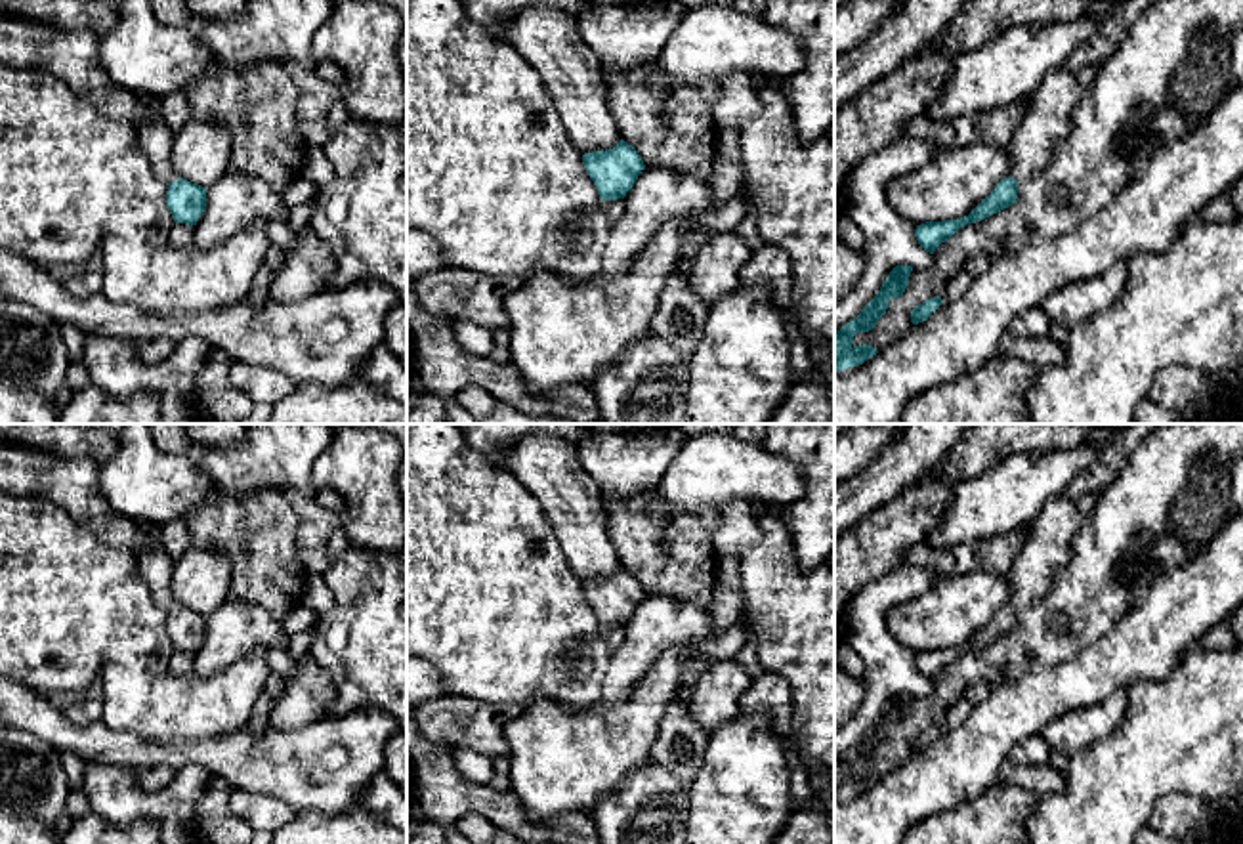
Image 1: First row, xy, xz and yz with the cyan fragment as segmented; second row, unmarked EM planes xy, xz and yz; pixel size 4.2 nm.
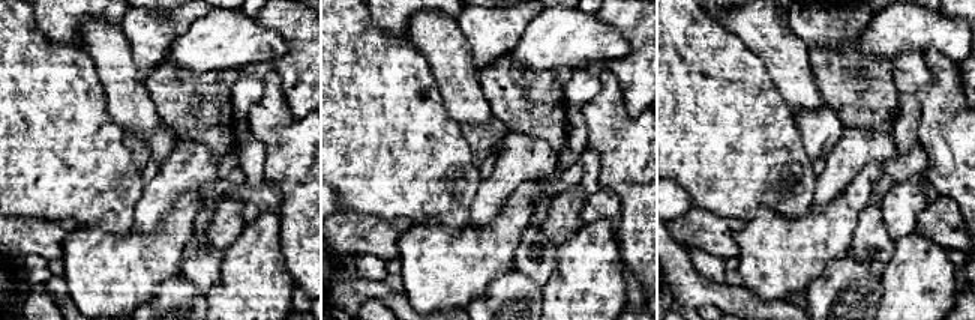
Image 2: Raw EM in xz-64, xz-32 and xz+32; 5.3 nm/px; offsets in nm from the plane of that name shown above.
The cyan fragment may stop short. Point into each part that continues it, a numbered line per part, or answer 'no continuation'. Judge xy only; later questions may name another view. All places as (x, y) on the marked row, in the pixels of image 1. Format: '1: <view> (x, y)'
1: xy (157, 140)

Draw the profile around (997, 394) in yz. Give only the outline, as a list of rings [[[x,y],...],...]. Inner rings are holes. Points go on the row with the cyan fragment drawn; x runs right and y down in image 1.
[[[995,355],[980,370],[911,397],[901,416],[892,424],[1025,424],[1027,393],[1039,376],[1039,367],[1016,355]]]

